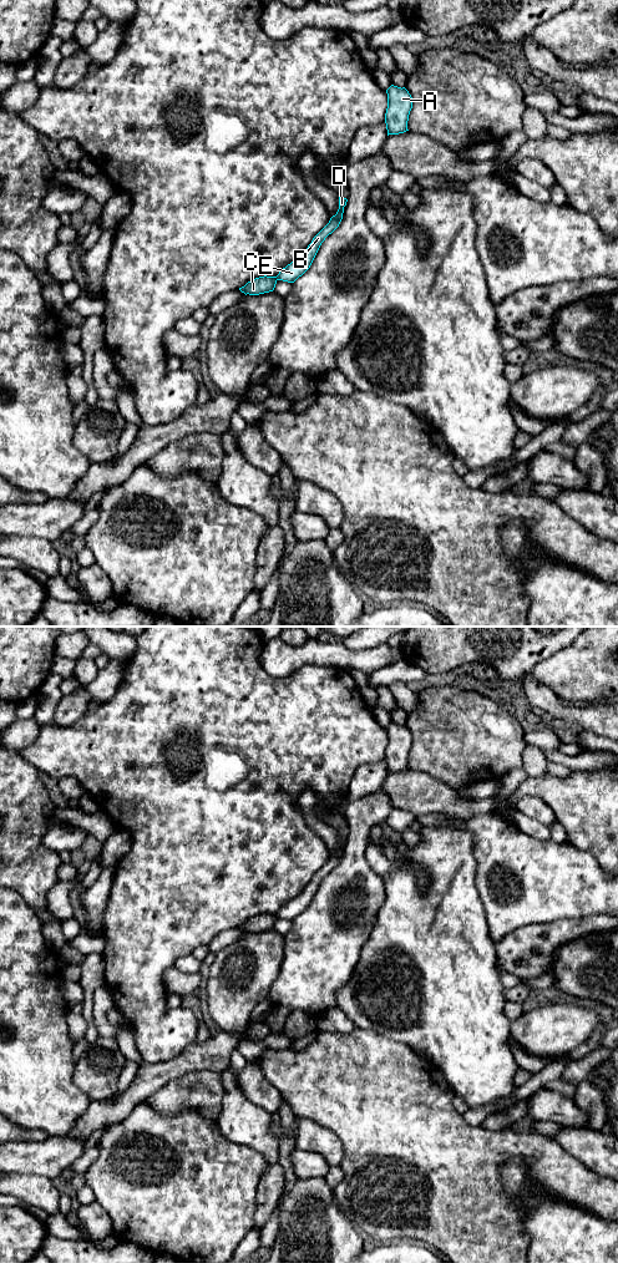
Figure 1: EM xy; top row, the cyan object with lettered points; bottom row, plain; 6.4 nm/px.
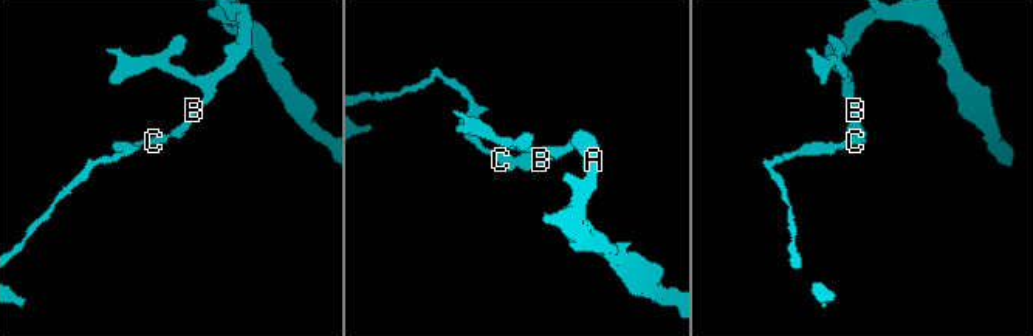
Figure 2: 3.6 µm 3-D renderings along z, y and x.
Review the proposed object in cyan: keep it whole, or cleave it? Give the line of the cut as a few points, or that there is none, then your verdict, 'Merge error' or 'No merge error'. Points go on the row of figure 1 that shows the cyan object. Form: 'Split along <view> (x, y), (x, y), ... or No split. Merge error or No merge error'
Split along xy (274, 277), (277, 279). Merge error

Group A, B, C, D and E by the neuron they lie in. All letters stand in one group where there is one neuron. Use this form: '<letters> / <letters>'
A B D E / C

